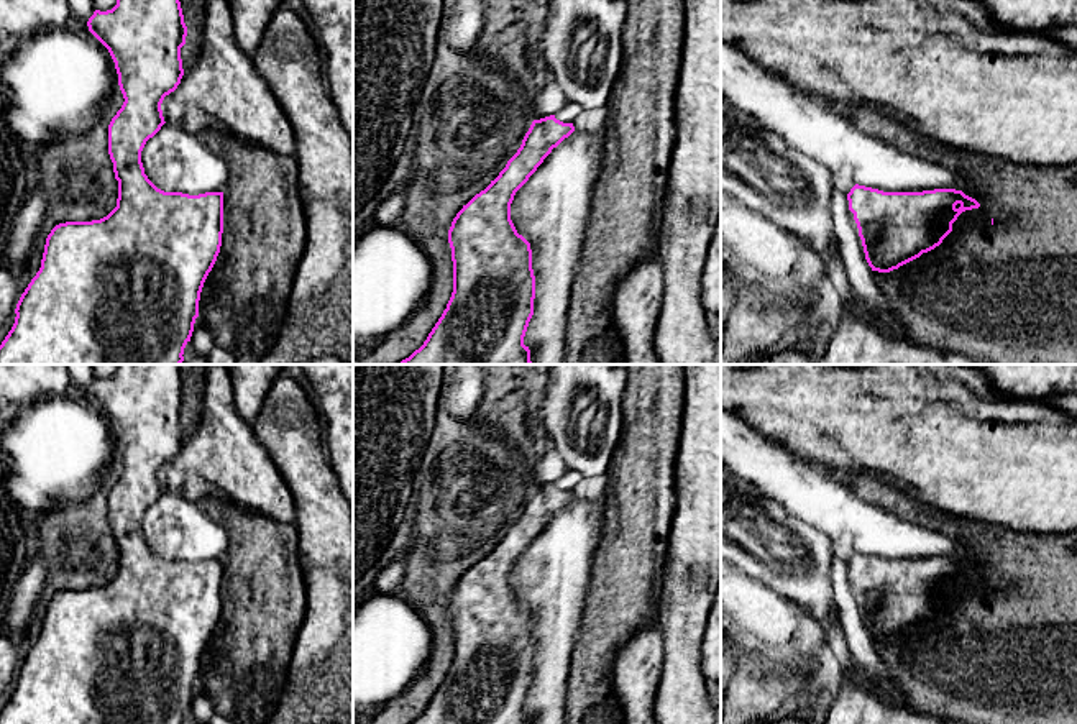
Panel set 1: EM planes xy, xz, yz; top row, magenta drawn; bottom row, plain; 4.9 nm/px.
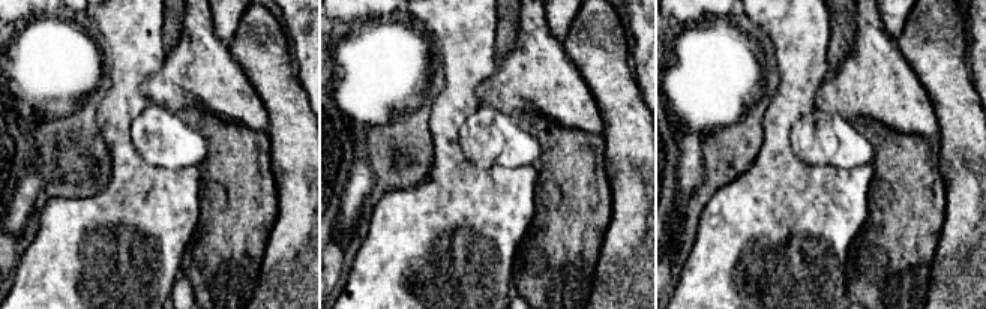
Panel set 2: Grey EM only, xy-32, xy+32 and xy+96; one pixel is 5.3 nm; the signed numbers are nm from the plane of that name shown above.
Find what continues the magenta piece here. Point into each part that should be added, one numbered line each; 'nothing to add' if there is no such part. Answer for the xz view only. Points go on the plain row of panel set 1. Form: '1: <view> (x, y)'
nothing to add

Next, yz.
nothing to add

